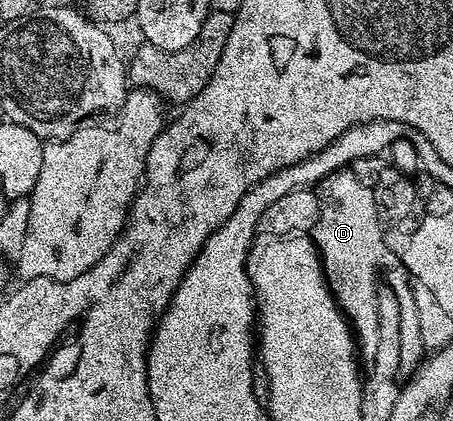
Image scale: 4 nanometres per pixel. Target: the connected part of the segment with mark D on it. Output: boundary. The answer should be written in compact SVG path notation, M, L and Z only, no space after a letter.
M346 168L331 172L320 181L317 190L322 206L311 238L323 261L323 275L327 277L331 295L347 317L362 355L364 352L364 357L369 358L375 353L379 341L377 302L381 288L375 283L379 280L379 267L387 256L387 242L381 238L379 230L374 189Z

